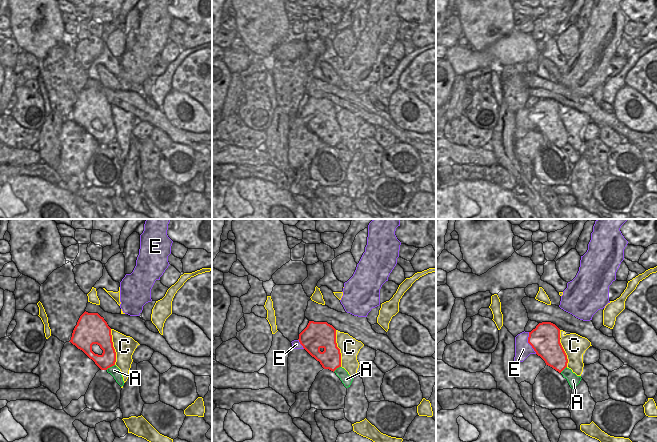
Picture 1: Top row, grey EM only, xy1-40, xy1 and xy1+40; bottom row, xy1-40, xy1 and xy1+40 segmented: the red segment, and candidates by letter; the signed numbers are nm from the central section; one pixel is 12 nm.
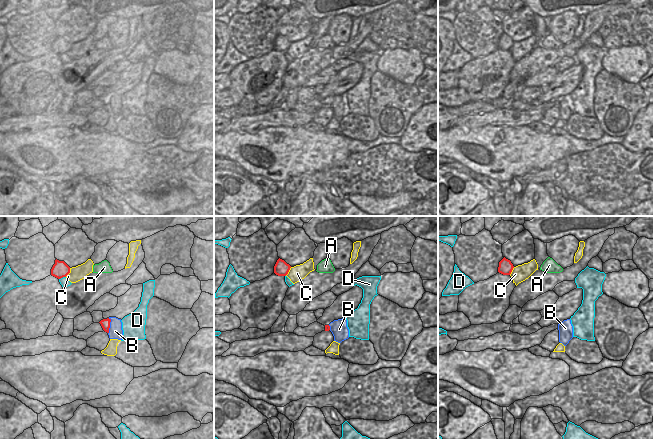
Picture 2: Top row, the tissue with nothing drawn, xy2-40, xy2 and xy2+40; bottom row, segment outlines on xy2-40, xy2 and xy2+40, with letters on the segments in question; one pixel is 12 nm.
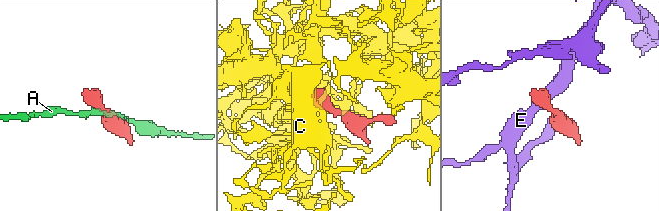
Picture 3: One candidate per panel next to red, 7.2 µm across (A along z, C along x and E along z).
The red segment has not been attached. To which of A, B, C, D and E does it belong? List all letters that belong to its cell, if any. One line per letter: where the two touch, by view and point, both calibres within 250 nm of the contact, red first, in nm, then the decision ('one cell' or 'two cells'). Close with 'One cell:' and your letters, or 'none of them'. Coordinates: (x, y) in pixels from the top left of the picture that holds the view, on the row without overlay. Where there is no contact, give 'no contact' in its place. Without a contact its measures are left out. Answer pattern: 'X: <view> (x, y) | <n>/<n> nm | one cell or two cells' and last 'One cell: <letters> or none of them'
A: xy1-40 (110, 142) | 190/120 nm | two cells
B: xy2-40 (109, 102) | 120/170 nm | one cell
C: xy1 (338, 124) | 320/240 nm | two cells
D: xy2-40 (62, 53) | 200/100 nm | two cells
E: xy1+40 (528, 118) | 360/200 nm | two cells
One cell: B

